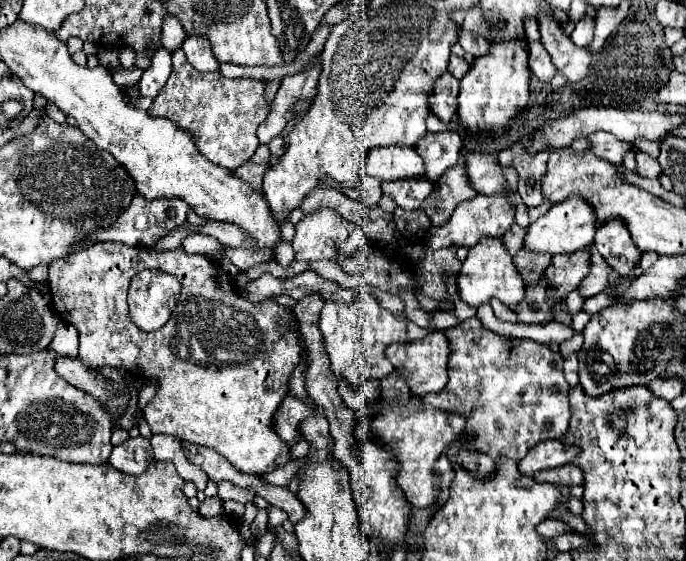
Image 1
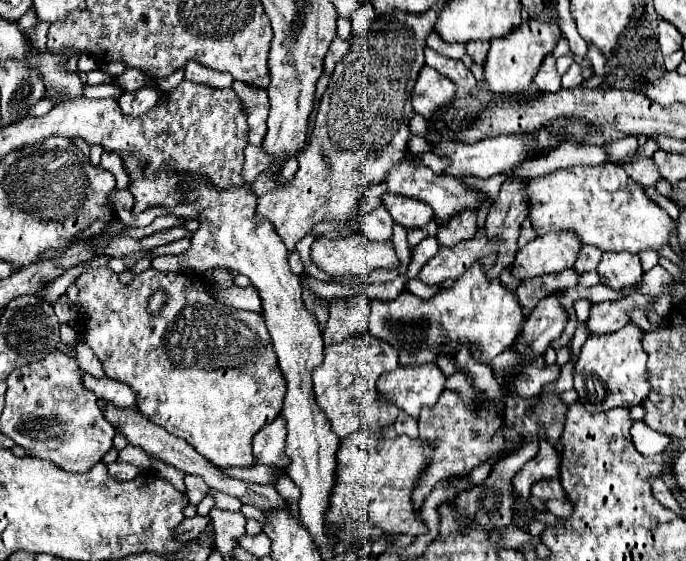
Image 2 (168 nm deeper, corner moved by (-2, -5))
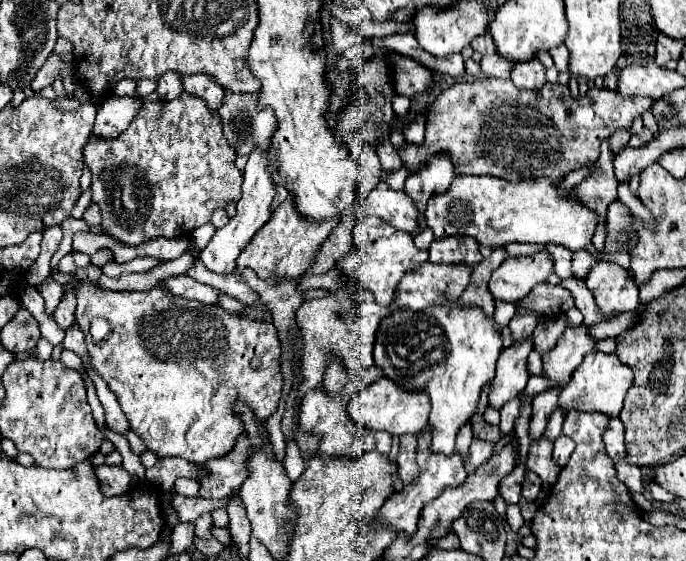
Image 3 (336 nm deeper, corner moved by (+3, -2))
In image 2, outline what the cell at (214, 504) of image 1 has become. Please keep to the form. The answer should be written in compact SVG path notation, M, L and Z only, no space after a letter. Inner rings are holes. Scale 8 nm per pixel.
M196 515L196 517L192 517L192 519L184 519L184 521L174 529L174 537L176 537L180 543L192 541L192 539L196 539L196 537L204 531L204 527L208 525L208 521L210 521L210 517L200 517L200 515Z

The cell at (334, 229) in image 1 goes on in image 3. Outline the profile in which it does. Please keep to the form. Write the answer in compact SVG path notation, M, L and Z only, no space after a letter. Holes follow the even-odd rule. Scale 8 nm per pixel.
M393 232L391 238L383 236L383 238L375 240L373 244L369 244L367 248L353 246L343 258L337 260L337 268L341 268L341 272L345 276L353 276L363 288L371 290L373 296L377 296L379 304L389 306L393 290L397 288L401 276L405 272L409 272L409 268L417 268L417 264L423 264L427 260L427 256L429 256L427 250L419 250L413 244L411 234L407 234L407 232Z

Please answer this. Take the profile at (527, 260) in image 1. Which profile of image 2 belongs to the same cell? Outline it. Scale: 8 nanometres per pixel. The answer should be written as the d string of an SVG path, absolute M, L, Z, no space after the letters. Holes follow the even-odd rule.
M568 269L558 275L542 275L536 279L526 279L516 289L516 297L522 309L532 311L538 305L538 301L544 299L544 295L552 295L552 291L562 291L574 285L578 285L578 273L574 269Z

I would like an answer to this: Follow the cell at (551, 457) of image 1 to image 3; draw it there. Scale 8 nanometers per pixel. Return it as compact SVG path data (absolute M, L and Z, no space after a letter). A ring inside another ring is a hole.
M517 464L513 472L509 472L501 484L499 484L499 490L505 498L507 504L517 504L519 502L519 496L521 496L521 484L523 484L523 478L527 474L527 466L525 464Z

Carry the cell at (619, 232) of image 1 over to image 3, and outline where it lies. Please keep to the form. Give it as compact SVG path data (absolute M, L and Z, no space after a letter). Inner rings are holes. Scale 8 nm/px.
M597 262L587 276L587 288L593 292L603 314L633 312L637 306L637 282L629 268L615 262Z

